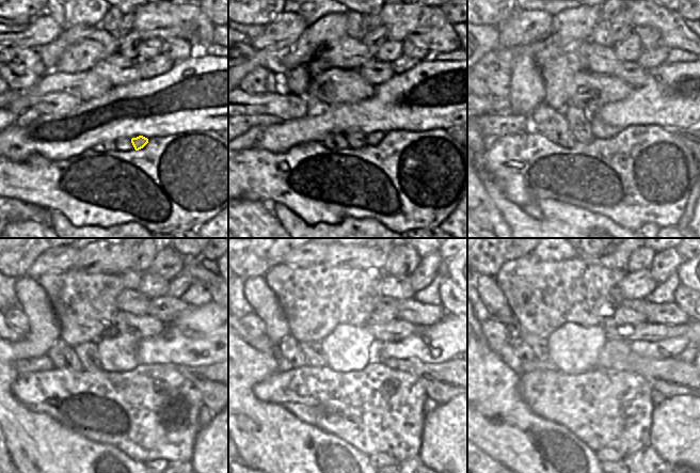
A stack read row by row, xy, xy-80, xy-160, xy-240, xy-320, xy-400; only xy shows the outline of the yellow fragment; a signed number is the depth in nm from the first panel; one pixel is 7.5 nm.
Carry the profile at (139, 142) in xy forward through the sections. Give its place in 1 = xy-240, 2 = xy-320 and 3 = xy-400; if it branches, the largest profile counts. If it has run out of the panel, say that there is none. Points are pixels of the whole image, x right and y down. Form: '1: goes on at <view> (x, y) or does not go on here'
1: goes on at xy-240 (111, 353)
2: goes on at xy-320 (347, 348)
3: goes on at xy-400 (572, 348)

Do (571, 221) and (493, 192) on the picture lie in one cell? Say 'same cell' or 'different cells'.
same cell

